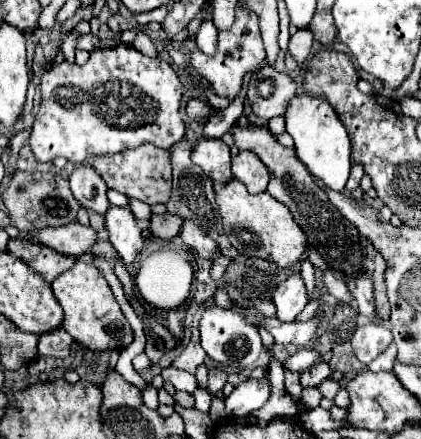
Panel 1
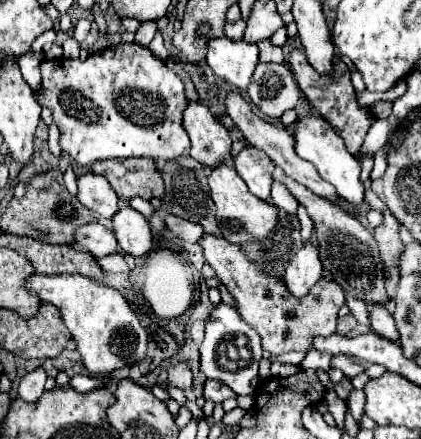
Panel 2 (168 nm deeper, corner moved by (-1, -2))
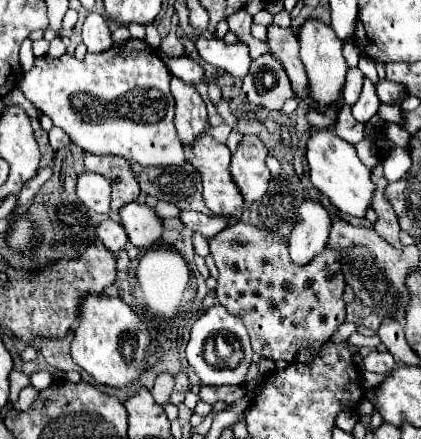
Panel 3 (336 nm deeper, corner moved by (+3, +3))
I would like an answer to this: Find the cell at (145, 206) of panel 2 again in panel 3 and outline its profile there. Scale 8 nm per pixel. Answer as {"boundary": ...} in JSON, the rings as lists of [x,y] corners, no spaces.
{"boundary":[[[155,203],[153,205],[153,211],[161,217],[161,219],[165,219],[165,217],[177,217],[179,215],[179,209],[175,207],[175,205],[171,205],[171,203]]]}

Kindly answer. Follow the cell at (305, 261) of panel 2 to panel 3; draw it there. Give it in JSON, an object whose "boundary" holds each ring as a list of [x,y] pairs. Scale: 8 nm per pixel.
{"boundary":[[[303,201],[299,207],[299,221],[289,237],[289,257],[295,265],[307,265],[325,249],[327,233],[331,229],[329,213],[315,201]]]}

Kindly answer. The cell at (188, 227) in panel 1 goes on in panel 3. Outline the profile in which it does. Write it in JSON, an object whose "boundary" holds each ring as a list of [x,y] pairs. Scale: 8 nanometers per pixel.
{"boundary":[[[235,221],[211,237],[209,249],[219,269],[219,303],[243,319],[251,347],[261,357],[307,363],[319,355],[333,331],[345,321],[345,281],[335,251],[325,249],[311,265],[299,269],[291,265],[287,243],[265,227],[259,229],[245,221]]]}

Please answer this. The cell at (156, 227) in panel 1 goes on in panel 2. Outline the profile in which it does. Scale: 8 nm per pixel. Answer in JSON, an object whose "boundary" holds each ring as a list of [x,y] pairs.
{"boundary":[[[167,216],[165,218],[165,222],[167,222],[167,228],[175,234],[175,236],[179,236],[181,240],[185,240],[185,242],[199,242],[201,238],[203,238],[203,226],[199,226],[199,224],[195,224],[195,222],[189,222],[189,220],[183,220],[183,218],[179,218],[179,216]]]}

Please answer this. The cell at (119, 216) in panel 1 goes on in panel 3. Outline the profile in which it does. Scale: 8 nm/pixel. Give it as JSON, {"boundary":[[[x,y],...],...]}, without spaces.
{"boundary":[[[127,203],[119,211],[119,217],[129,241],[139,249],[151,247],[161,237],[161,219],[145,203]]]}

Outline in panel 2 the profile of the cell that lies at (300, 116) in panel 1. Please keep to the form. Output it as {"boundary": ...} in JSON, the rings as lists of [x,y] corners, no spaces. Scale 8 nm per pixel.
{"boundary":[[[311,112],[311,114],[303,116],[301,120],[297,120],[297,126],[295,126],[295,150],[303,160],[311,162],[317,168],[317,172],[319,172],[319,176],[323,180],[327,180],[329,184],[335,186],[335,192],[337,192],[337,196],[341,200],[345,200],[351,206],[359,206],[363,202],[365,186],[363,186],[363,182],[359,178],[361,164],[359,164],[357,156],[347,152],[347,148],[343,144],[343,138],[335,132],[335,128],[329,122],[325,122],[319,114]]]}

